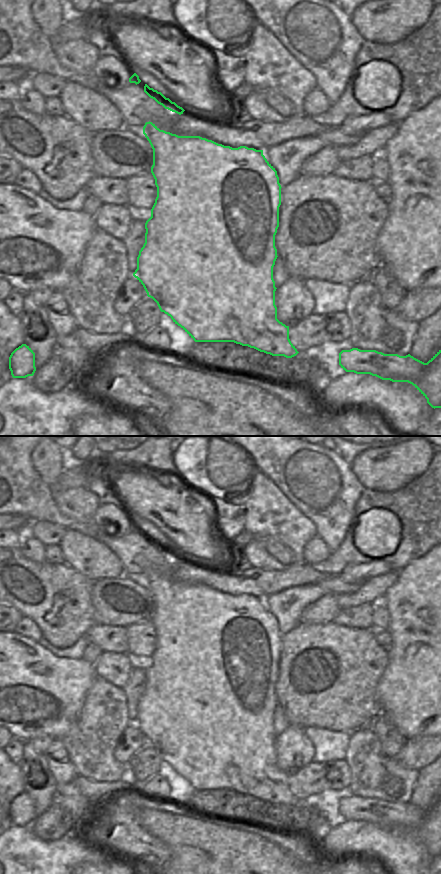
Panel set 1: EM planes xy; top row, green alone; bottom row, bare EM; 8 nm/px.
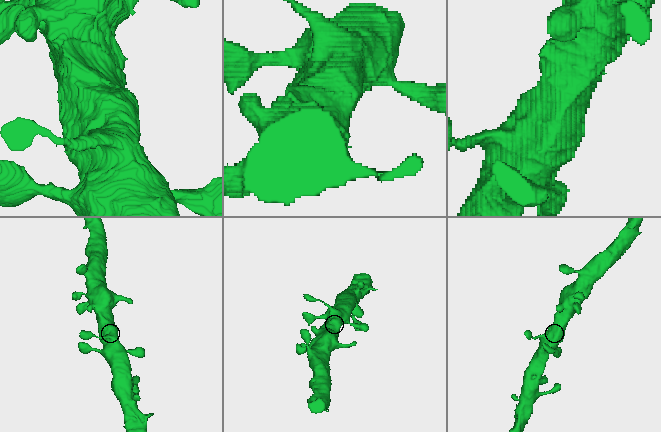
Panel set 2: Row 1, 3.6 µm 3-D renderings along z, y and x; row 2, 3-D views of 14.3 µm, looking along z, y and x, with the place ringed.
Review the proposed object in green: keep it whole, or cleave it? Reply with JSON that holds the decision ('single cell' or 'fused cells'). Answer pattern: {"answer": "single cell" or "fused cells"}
{"answer": "single cell"}

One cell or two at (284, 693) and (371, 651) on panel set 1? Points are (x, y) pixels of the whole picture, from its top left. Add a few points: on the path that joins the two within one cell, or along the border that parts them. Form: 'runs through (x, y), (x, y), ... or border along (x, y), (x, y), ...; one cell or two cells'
runs through (306, 694), (317, 694), (331, 688), (349, 670); one cell

